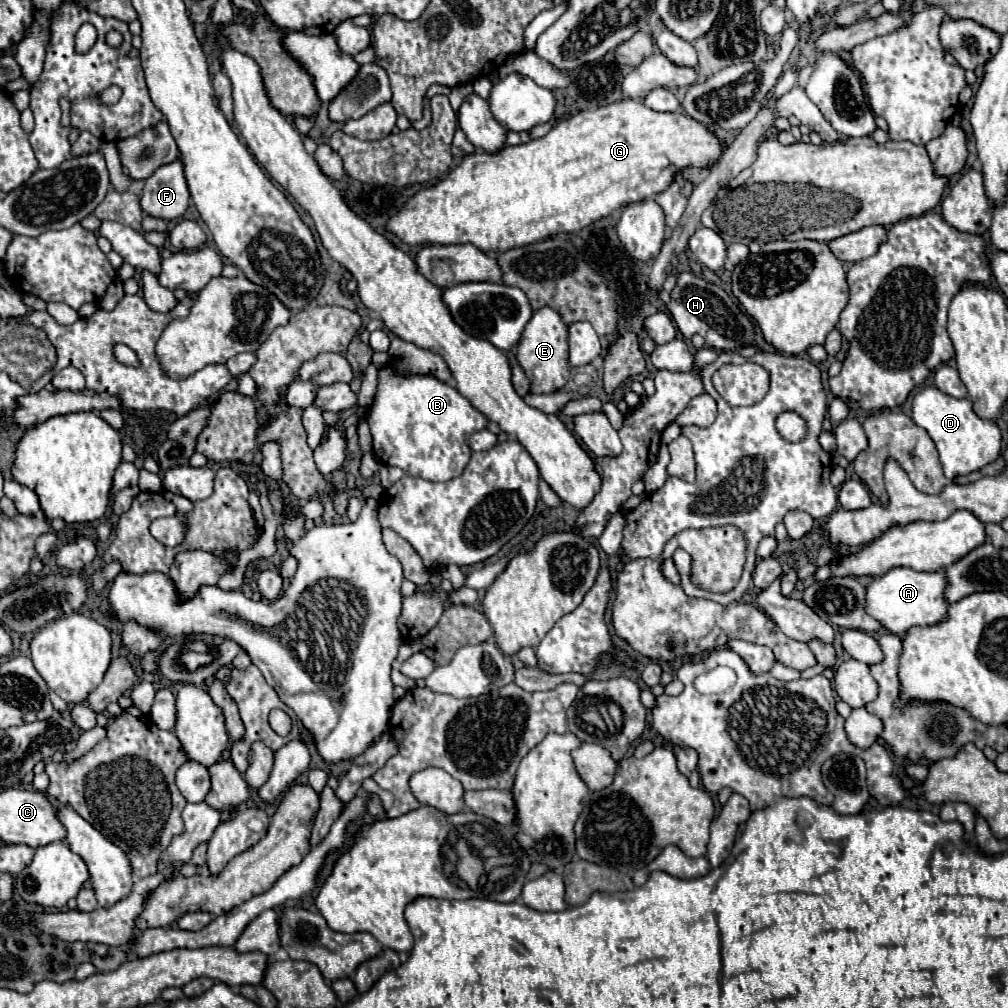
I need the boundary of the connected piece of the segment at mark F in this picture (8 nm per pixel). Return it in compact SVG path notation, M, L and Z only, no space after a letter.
M180 160L160 166L150 178L144 180L140 208L148 216L174 220L186 212L188 202L190 192Z

